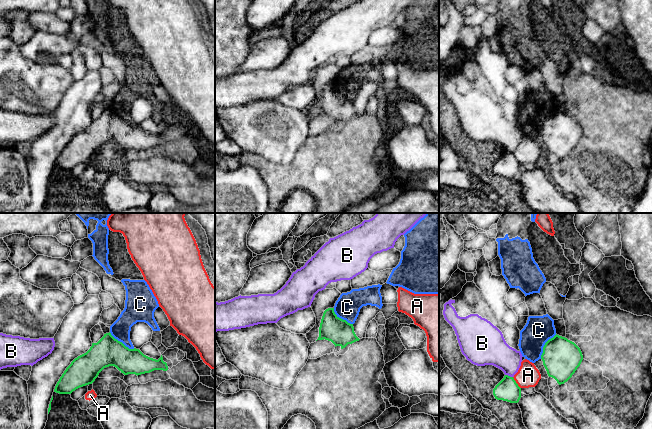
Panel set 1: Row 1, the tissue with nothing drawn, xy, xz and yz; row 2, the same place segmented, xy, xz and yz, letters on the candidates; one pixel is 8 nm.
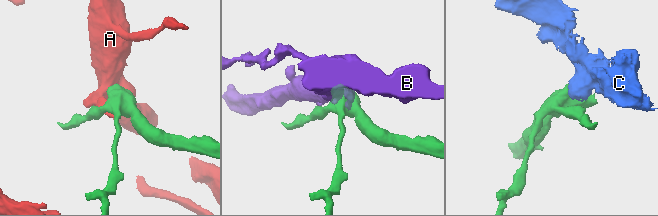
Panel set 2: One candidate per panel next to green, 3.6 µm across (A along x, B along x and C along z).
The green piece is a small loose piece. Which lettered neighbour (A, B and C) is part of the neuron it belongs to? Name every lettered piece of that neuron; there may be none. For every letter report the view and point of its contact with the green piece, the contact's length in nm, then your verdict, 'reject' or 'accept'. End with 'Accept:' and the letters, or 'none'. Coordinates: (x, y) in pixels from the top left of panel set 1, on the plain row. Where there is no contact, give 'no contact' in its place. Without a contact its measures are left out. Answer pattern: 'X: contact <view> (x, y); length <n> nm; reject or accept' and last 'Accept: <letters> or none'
A: contact yz (516, 159); length 120 nm; reject
B: contact yz (509, 152); length 70 nm; reject
C: contact yz (544, 121); length 240 nm; reject
Accept: none

